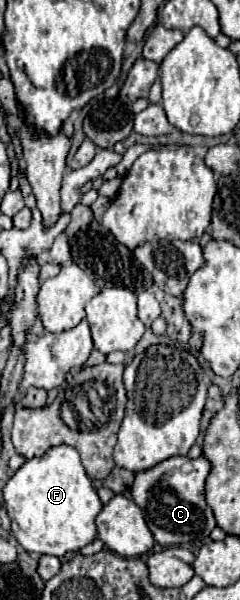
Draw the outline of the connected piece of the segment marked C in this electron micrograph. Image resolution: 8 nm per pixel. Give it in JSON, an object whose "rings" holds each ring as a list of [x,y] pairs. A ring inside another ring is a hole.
{"rings":[[[170,457],[148,471],[136,473],[132,485],[132,497],[140,505],[146,525],[154,535],[154,541],[162,547],[182,545],[192,547],[206,537],[216,527],[214,513],[204,501],[204,483],[210,473],[210,463],[204,457],[188,459],[188,457]]]}

